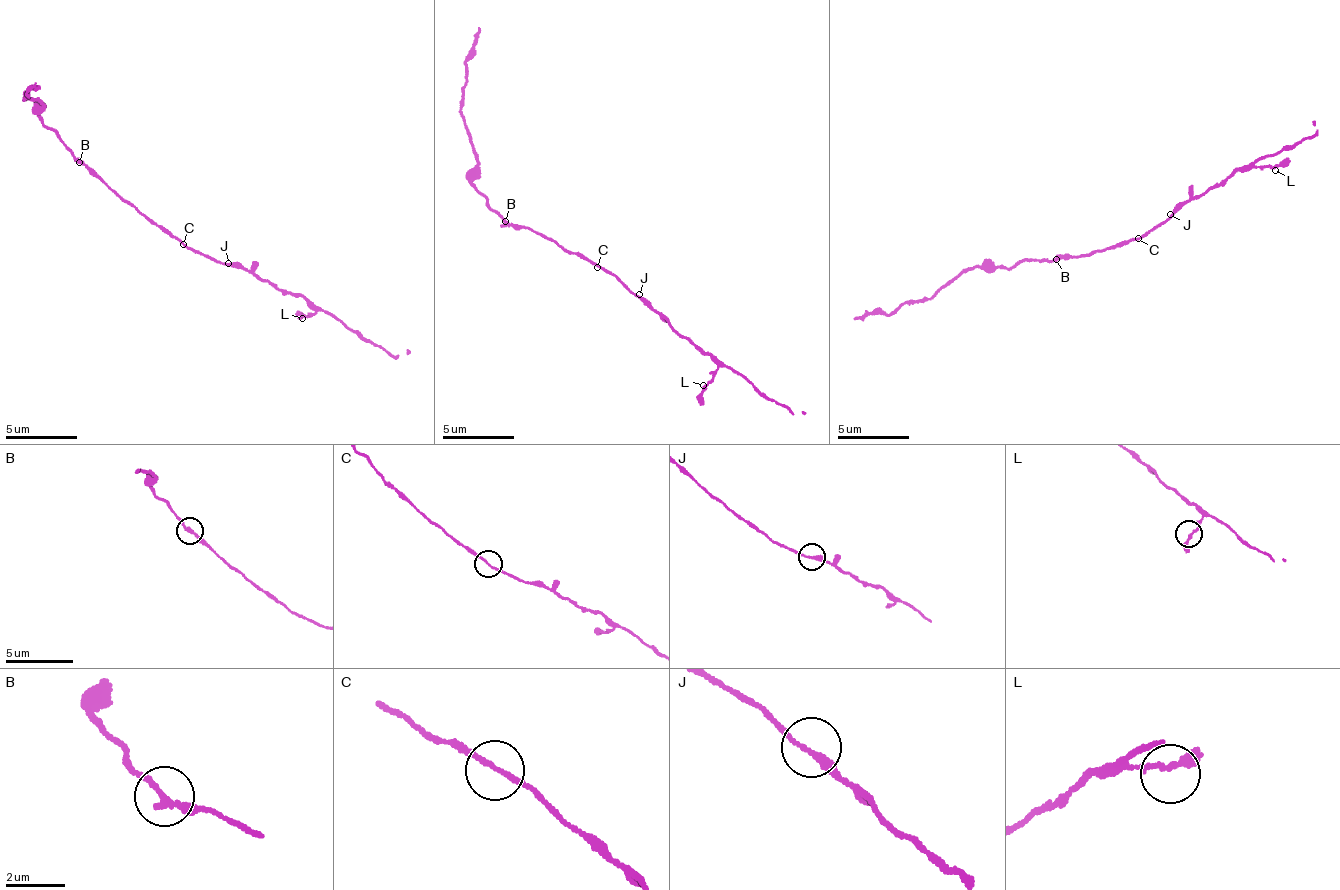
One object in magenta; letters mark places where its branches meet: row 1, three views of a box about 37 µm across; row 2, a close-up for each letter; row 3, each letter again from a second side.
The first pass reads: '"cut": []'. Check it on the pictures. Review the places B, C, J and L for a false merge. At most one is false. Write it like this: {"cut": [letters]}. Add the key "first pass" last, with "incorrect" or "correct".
{"cut": [], "first pass": "correct"}

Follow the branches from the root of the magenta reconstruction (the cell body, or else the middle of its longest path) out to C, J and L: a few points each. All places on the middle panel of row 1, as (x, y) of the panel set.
C: (562, 247), (596, 264), (596, 267)
J: (562, 247), (600, 267), (639, 294)
L: (562, 247), (614, 276), (714, 361), (717, 371), (703, 385)

